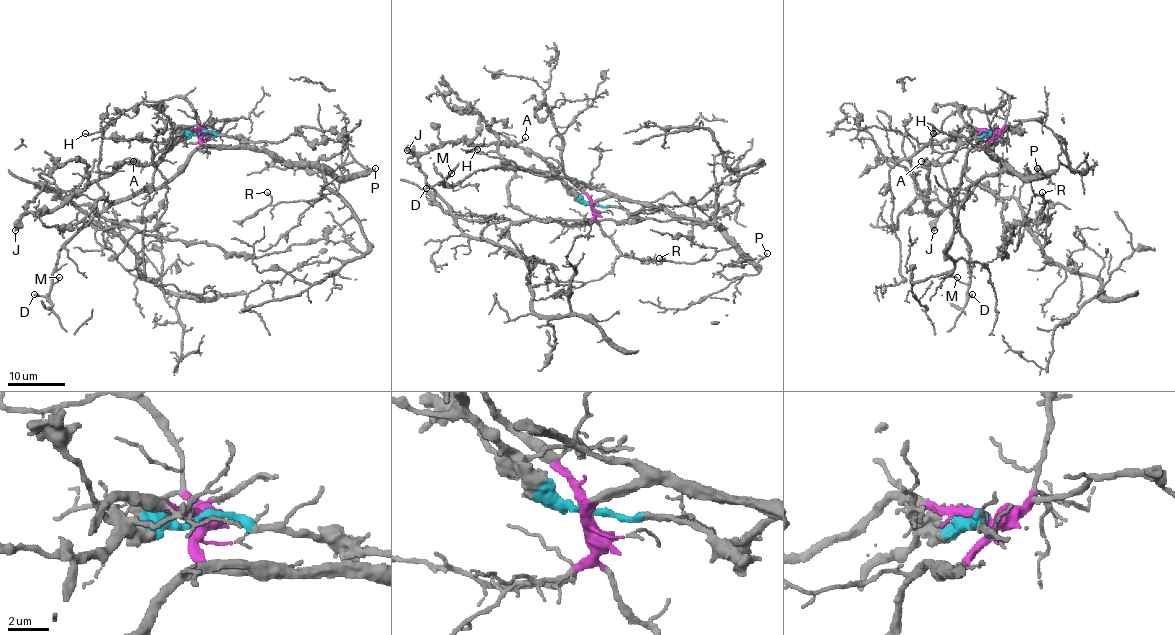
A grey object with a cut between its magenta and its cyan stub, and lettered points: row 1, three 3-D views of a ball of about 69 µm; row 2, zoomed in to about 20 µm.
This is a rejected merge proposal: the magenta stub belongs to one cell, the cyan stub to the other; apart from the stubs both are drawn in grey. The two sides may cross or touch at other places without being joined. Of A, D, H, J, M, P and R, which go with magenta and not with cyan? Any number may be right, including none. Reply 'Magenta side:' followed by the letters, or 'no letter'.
Magenta side: D, H, M, P, R

